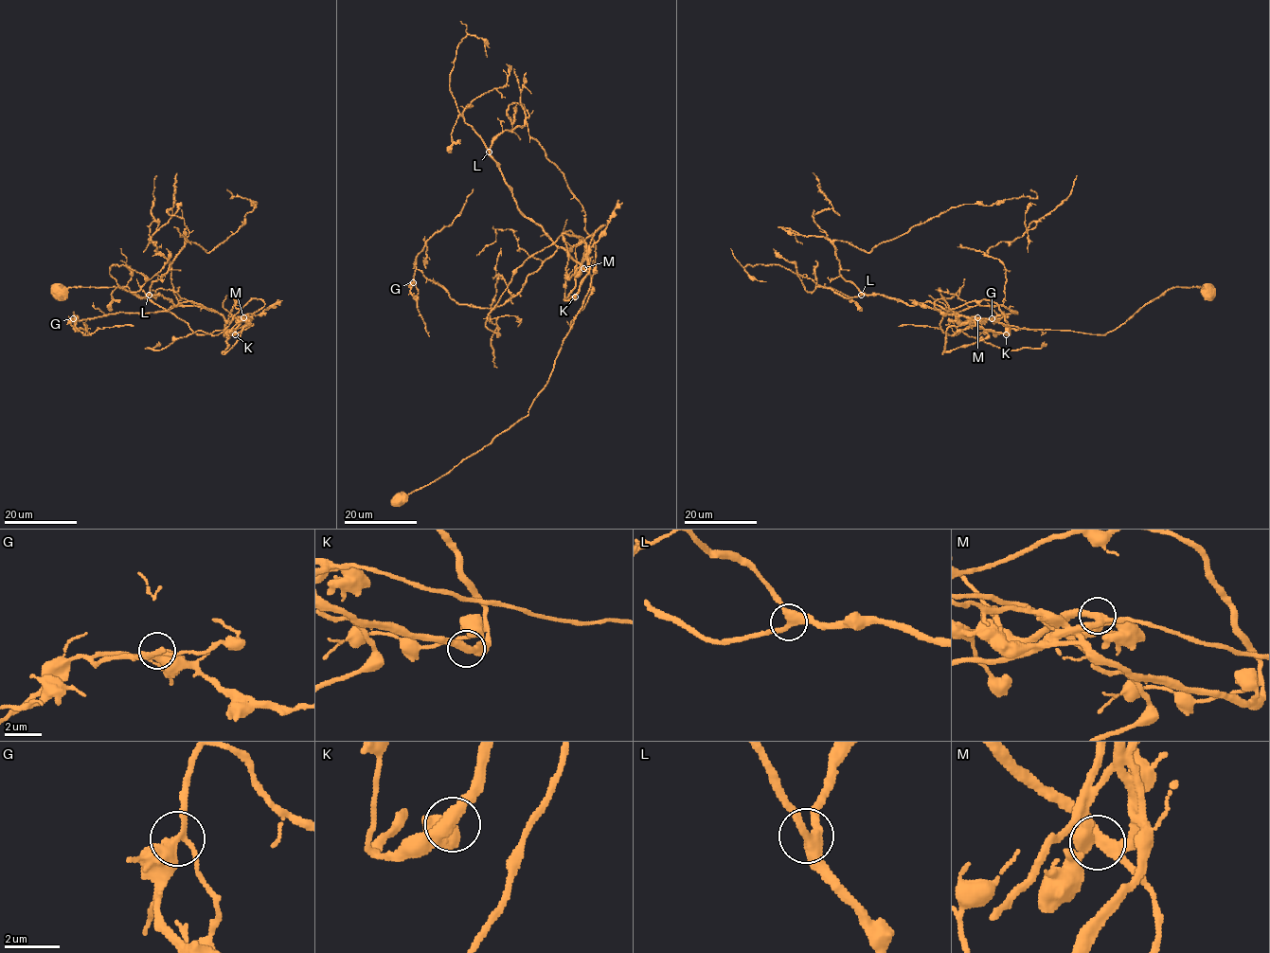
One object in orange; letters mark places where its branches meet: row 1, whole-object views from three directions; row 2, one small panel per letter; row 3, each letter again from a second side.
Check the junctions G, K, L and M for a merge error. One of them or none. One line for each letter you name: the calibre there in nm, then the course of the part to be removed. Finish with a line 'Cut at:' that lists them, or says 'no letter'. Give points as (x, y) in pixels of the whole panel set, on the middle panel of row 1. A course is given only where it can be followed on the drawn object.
Cut at: no letter

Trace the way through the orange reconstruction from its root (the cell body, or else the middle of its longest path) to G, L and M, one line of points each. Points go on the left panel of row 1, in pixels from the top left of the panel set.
G: (60, 291), (119, 287), (169, 310), (197, 334), (251, 320), (227, 321), (200, 305), (73, 318)
L: (60, 291), (119, 287), (169, 310), (197, 334), (251, 320), (227, 321), (193, 301), (176, 305), (149, 295)
M: (60, 291), (70, 287), (119, 287), (169, 310), (185, 320), (197, 334), (240, 328), (251, 320), (243, 317)

